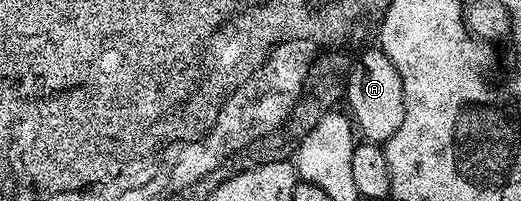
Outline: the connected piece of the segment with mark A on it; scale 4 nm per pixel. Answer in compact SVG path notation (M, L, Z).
M364 49L354 59L351 73L347 76L345 102L351 105L350 117L366 141L386 144L393 132L401 128L401 120L405 120L403 85L397 68L393 68L393 60L389 60L384 50Z

